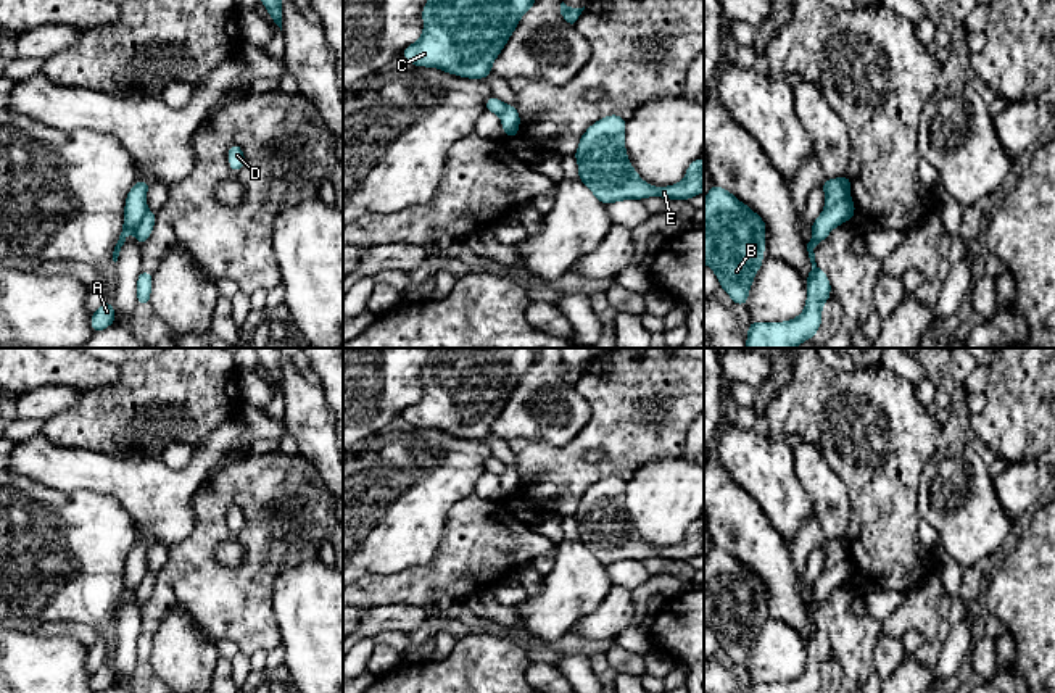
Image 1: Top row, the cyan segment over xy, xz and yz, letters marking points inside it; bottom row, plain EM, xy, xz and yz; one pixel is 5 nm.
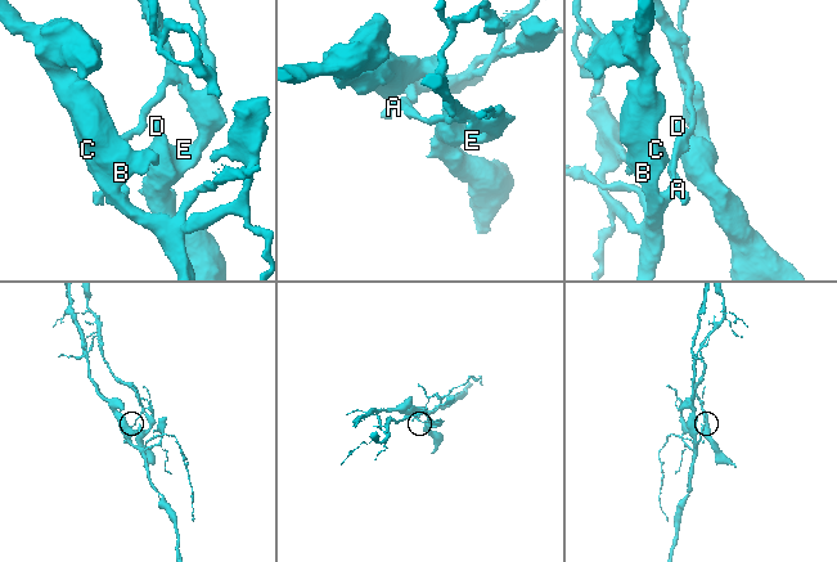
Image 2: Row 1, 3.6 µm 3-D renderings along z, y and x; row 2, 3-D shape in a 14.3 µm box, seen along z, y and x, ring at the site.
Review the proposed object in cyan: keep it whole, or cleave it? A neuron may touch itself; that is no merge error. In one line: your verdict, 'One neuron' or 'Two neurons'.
Two neurons

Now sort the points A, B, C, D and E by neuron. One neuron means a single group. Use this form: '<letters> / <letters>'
A D E / B C

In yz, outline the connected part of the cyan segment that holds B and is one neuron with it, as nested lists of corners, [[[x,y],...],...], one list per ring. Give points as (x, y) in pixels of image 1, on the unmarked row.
[[[710,546],[704,561],[704,624],[734,666],[747,666],[749,649],[763,625],[767,585],[728,551]]]

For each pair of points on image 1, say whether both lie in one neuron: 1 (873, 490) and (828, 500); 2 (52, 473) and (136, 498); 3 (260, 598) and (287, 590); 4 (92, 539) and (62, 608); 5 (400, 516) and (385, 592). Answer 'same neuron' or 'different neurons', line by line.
1: different neurons
2: same neuron
3: different neurons
4: same neuron
5: different neurons

